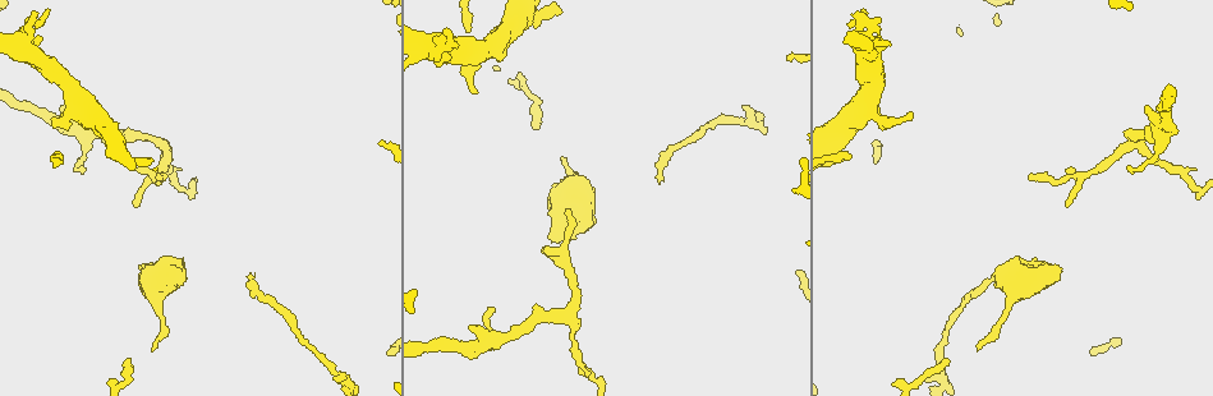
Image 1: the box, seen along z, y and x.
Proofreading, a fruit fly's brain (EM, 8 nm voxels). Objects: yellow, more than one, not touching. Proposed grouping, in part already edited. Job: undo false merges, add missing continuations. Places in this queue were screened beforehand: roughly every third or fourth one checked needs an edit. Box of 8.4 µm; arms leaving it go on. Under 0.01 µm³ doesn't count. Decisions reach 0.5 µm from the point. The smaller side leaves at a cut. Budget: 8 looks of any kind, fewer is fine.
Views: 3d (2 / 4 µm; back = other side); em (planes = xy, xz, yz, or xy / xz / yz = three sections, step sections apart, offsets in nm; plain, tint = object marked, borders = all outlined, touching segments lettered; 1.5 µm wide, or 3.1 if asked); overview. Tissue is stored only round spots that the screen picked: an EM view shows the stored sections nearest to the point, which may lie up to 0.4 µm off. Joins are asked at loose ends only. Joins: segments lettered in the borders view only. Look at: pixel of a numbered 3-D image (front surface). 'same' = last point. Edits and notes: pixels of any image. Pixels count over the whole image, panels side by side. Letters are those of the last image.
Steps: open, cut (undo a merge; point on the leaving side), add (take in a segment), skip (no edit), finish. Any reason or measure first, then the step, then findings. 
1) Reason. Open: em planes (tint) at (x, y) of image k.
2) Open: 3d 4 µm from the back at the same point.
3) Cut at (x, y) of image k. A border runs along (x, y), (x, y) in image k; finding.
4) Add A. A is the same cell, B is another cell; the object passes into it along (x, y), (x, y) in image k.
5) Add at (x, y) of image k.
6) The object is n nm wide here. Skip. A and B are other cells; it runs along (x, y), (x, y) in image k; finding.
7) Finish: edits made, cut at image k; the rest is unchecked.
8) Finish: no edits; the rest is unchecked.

Open: 3d 2 µm at (978, 348) of image 1.

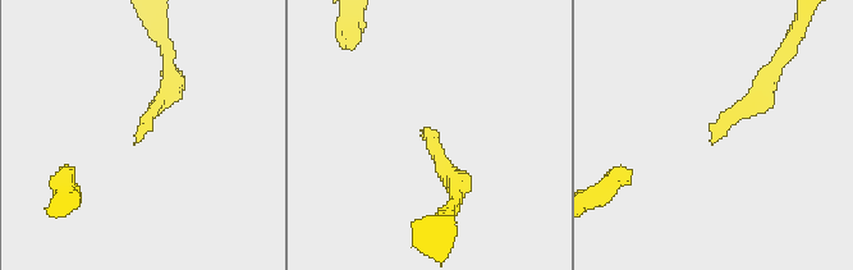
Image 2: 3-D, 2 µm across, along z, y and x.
Now the EM. Open: em planes (tint) at (428, 127) of image 2.

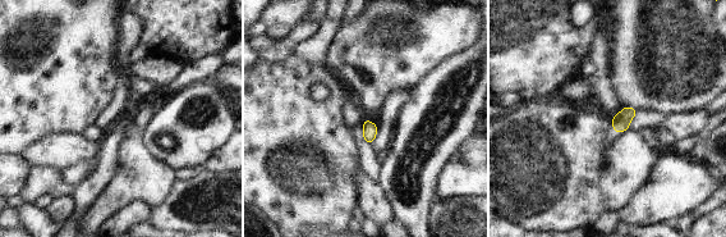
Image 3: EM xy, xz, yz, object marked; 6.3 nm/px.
What lies round it. Open: em planes (borders) at the same point.

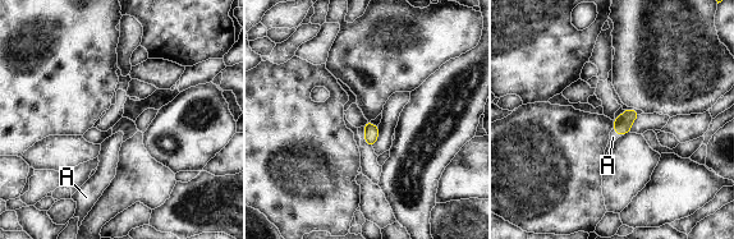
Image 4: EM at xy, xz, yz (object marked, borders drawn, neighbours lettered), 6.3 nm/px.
The object is 90 nm wide here. Add A. A is the same cell; the object passes into it along (622, 124), (616, 136), (613, 137) in image 4; the cell continues.

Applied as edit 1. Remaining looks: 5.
An open end. Open: 3d 2 µm at (158, 175) of image 1.

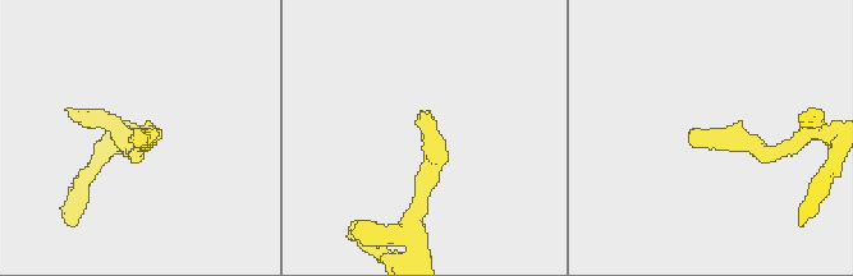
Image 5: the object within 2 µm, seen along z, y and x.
Shape alone is not enough. Open: em xz step 8 (borders) at (424, 111) of image 5.

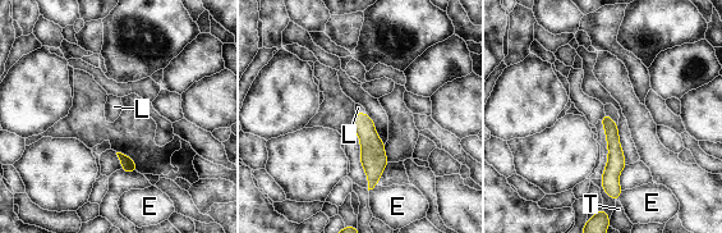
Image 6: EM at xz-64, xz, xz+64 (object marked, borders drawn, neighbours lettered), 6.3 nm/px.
Another direction. Open: em planes (borders) at the same point.

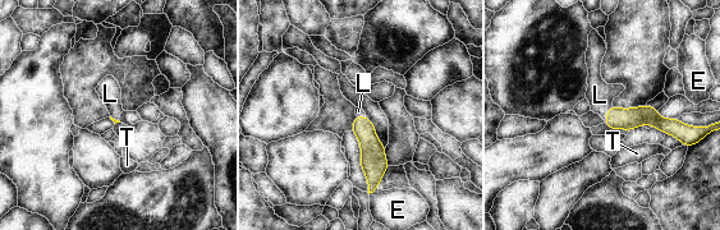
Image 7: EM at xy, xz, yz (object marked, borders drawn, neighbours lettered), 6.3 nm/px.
Add L. L is the same cell, E and T are other cells; the object passes into it along (617, 118), (608, 113), (600, 95) in image 7; the cell continues.

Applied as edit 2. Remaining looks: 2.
Finish: edits made, add at image 4, add at image 7; the rest is unchecked.

